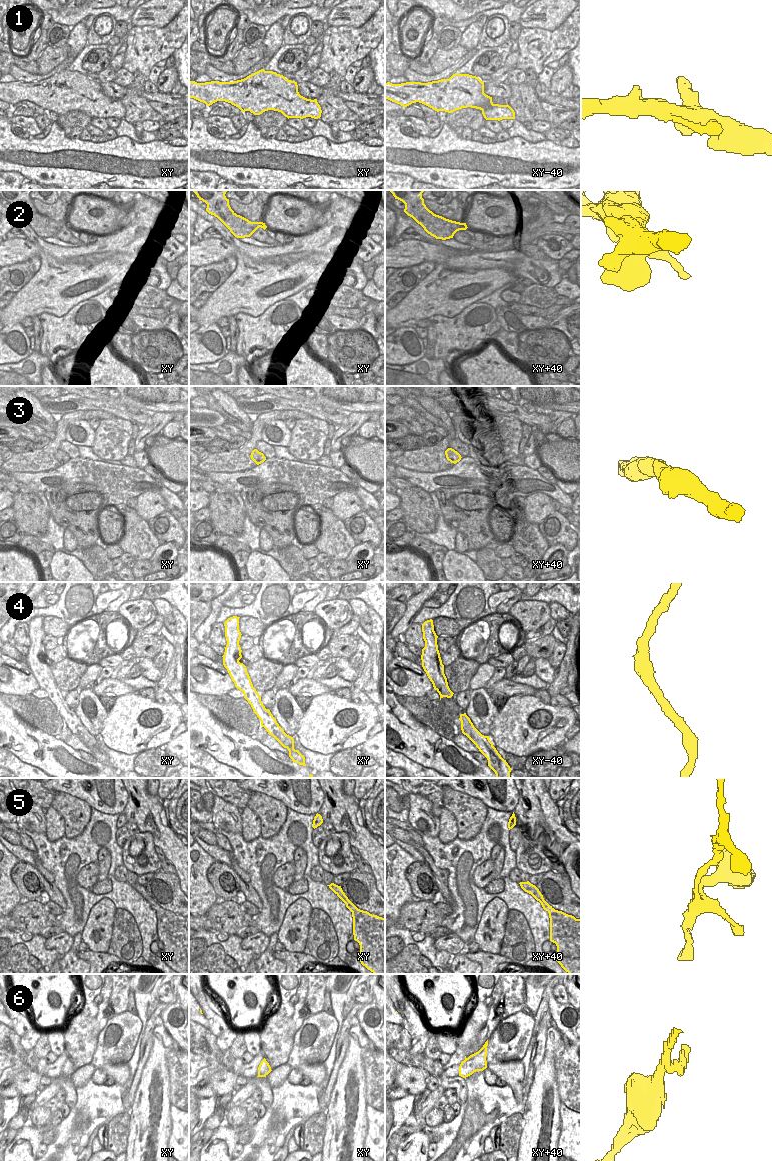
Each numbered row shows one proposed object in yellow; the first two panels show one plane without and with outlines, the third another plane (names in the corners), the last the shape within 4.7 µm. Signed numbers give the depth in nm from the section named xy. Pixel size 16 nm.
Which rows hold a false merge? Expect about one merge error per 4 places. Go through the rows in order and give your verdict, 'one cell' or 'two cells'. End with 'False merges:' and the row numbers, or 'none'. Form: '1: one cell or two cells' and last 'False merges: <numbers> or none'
1: one cell
2: one cell
3: one cell
4: one cell
5: one cell
6: one cell
False merges: none

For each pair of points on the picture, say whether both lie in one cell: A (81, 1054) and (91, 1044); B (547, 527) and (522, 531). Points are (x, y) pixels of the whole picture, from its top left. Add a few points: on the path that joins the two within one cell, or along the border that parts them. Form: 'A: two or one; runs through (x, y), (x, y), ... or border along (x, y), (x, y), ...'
A: one; runs through (83, 1052), (89, 1046)
B: two; border along (538, 525), (539, 531), (549, 546)

